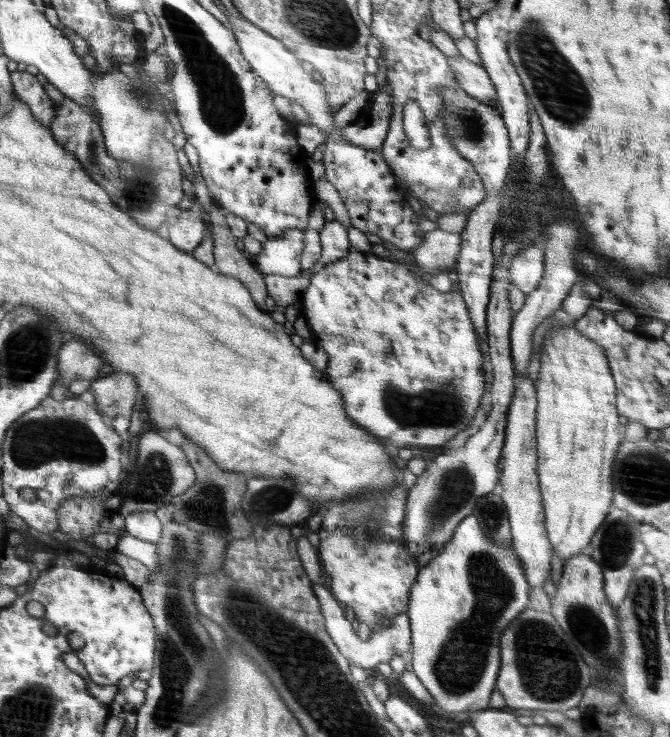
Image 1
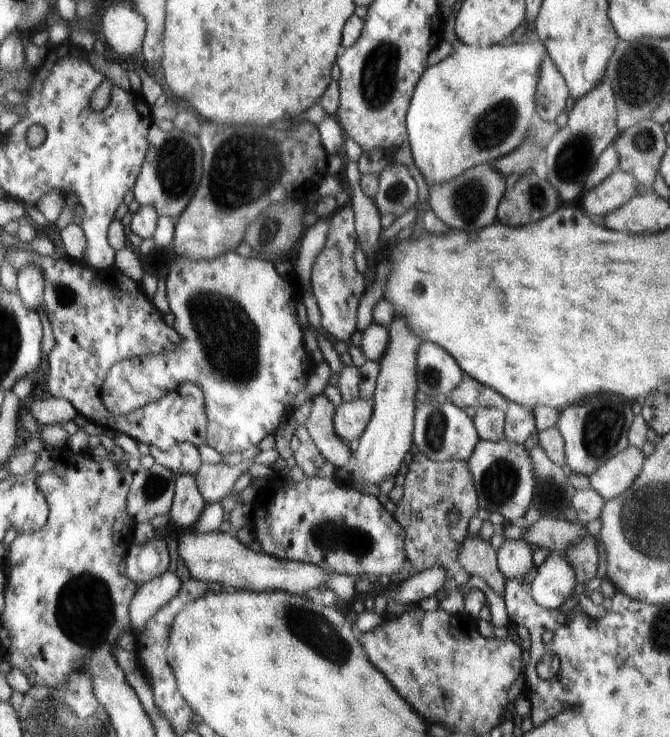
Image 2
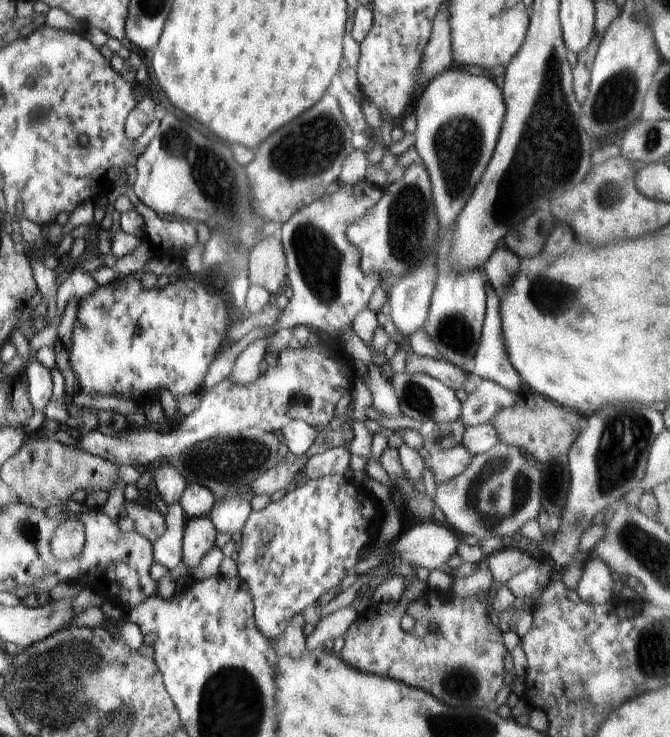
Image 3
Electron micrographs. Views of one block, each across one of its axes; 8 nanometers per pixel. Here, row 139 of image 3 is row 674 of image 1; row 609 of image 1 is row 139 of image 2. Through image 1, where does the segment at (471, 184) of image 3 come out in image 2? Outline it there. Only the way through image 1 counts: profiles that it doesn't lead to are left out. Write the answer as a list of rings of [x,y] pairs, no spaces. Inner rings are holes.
[[[454,20],[444,21],[440,30],[444,40],[452,46],[452,54],[444,62],[426,67],[414,87],[405,116],[411,159],[428,186],[450,182],[473,166],[491,164],[520,148],[526,134],[532,131],[532,118],[537,113],[535,96],[538,74],[540,64],[547,55],[544,44],[536,38],[522,38],[514,42],[508,36],[504,44],[468,46],[457,39]]]

